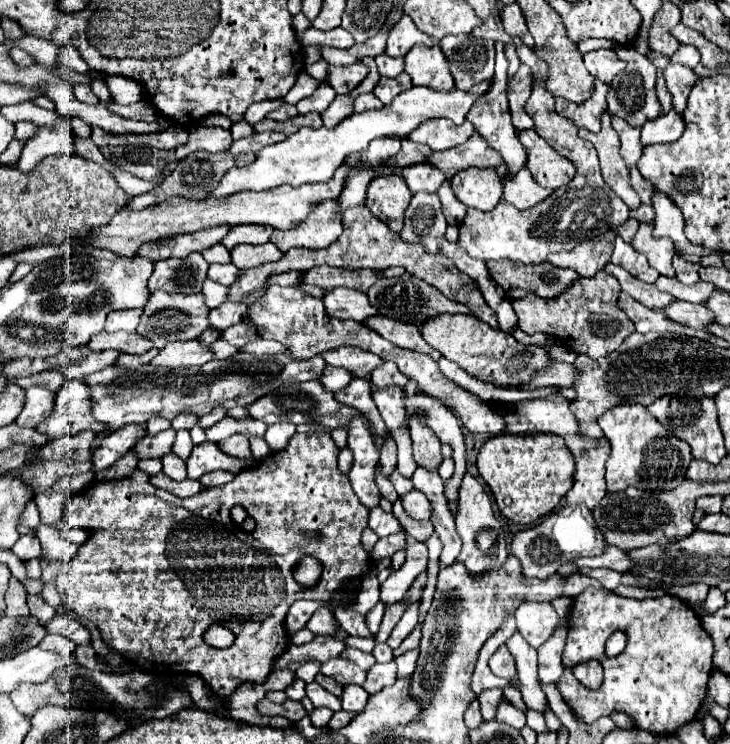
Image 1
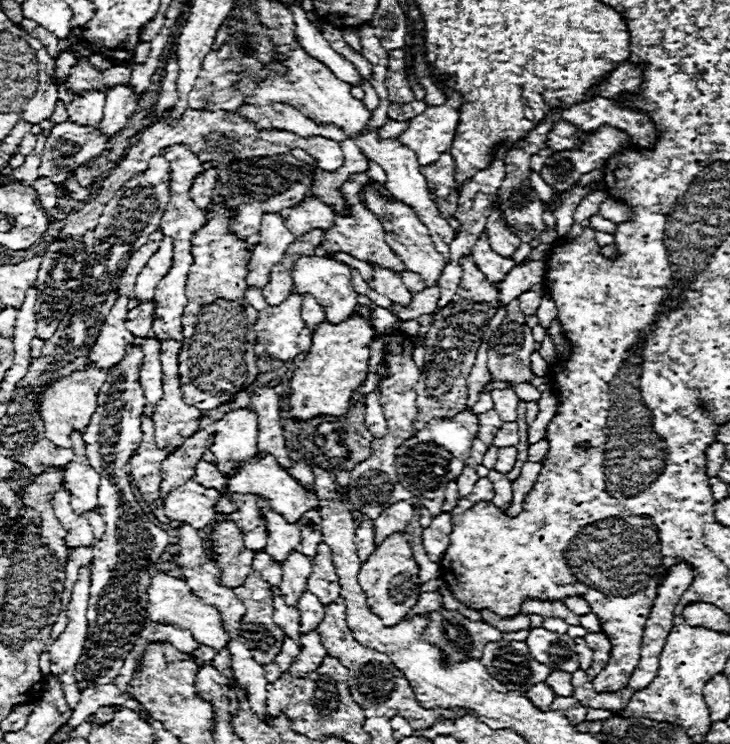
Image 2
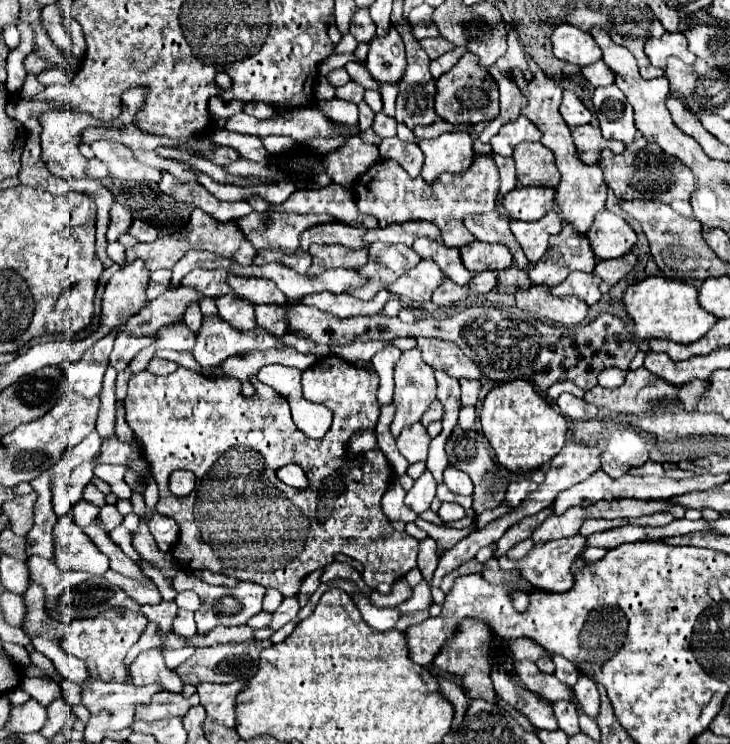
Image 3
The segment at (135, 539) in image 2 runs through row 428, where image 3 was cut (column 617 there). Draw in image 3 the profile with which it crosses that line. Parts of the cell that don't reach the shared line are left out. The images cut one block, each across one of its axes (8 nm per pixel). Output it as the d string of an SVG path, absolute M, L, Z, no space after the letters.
M616 84L596 88L594 110L606 140L620 140L624 144L634 142L636 126L632 108Z

